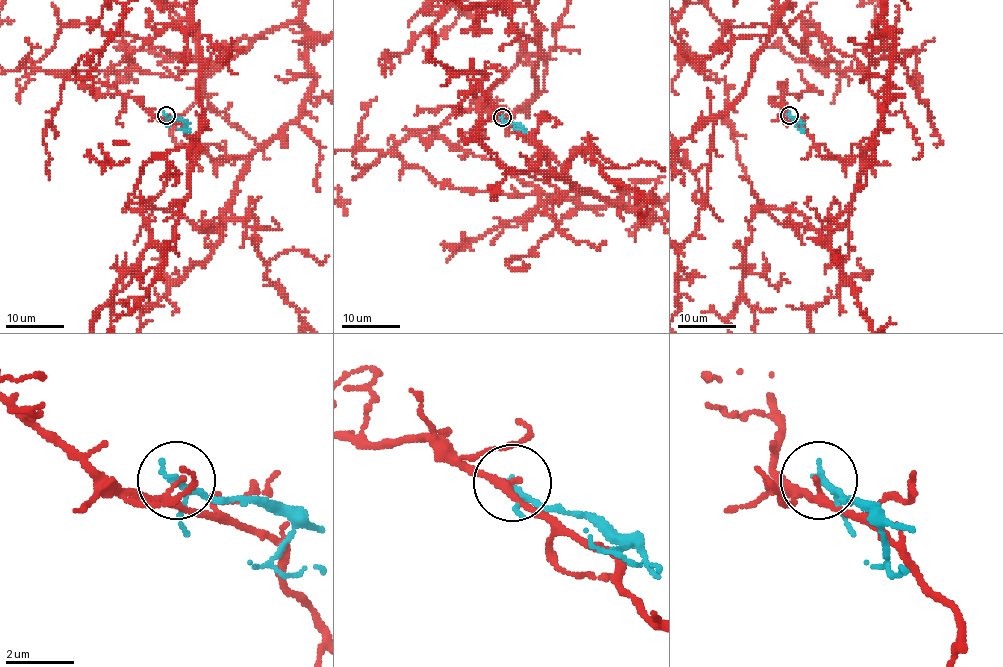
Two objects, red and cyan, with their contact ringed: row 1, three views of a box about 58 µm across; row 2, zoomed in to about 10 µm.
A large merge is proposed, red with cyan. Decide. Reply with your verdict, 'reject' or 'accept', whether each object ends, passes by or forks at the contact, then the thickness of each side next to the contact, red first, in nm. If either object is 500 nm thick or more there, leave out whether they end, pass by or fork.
reject; red passes by; cyan passes by; 190 nm thick on the red side, 180 nm on the other

